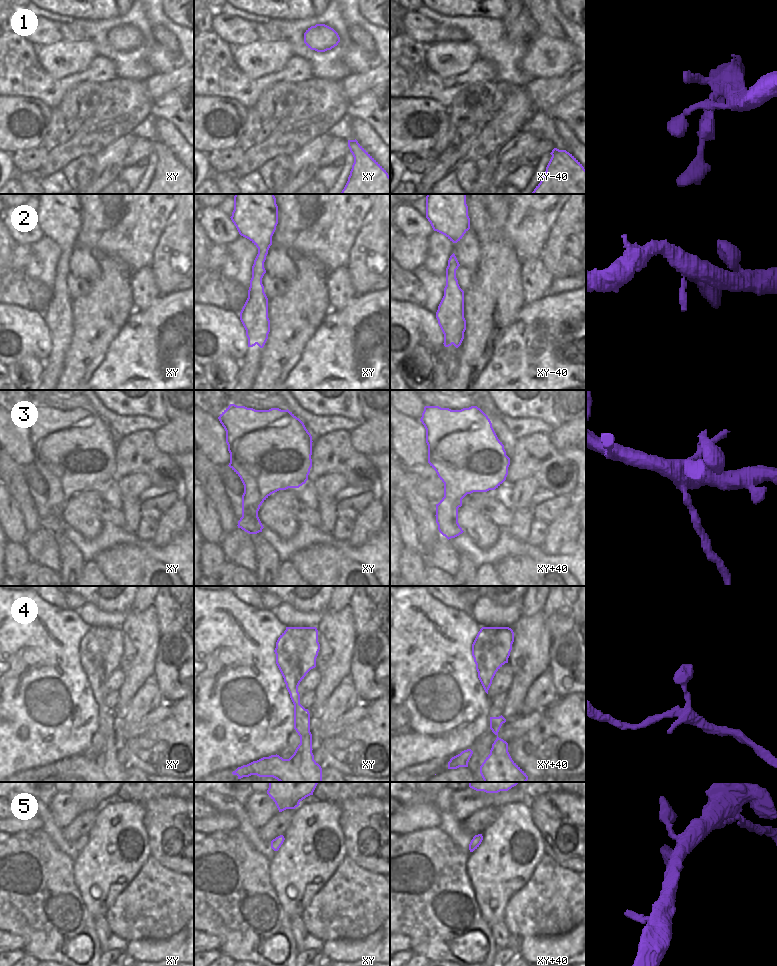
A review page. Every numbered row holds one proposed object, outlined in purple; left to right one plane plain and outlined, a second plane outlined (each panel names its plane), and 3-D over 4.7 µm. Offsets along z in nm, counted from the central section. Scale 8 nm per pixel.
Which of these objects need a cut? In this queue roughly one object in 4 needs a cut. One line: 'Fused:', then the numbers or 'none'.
Fused: 3

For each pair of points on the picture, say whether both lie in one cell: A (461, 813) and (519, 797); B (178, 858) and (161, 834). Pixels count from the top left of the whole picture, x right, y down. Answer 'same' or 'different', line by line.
A: same
B: same

